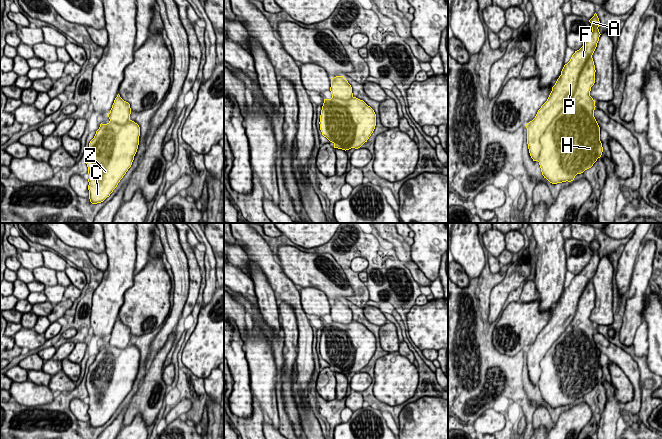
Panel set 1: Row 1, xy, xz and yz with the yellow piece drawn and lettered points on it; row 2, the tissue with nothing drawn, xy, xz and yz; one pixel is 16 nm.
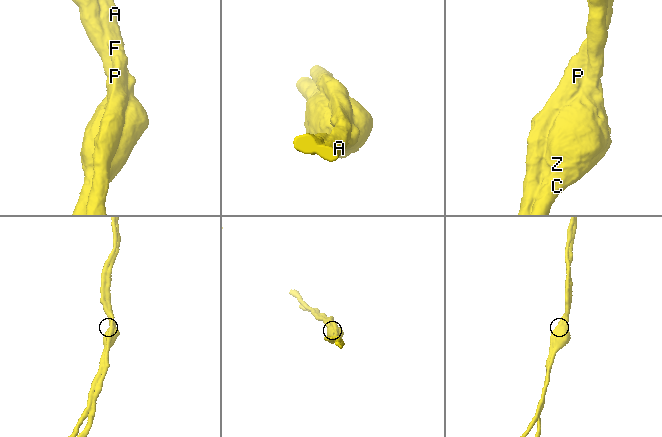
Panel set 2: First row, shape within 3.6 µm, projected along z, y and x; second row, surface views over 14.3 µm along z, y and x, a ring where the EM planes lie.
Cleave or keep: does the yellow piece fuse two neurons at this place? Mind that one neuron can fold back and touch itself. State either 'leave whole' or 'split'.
leave whole

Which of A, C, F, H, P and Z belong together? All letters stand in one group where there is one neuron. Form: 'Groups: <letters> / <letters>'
Groups: A C F H P Z

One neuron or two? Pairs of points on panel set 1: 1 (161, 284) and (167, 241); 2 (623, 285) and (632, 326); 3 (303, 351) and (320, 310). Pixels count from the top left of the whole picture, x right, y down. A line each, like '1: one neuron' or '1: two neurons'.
1: two neurons
2: two neurons
3: two neurons

